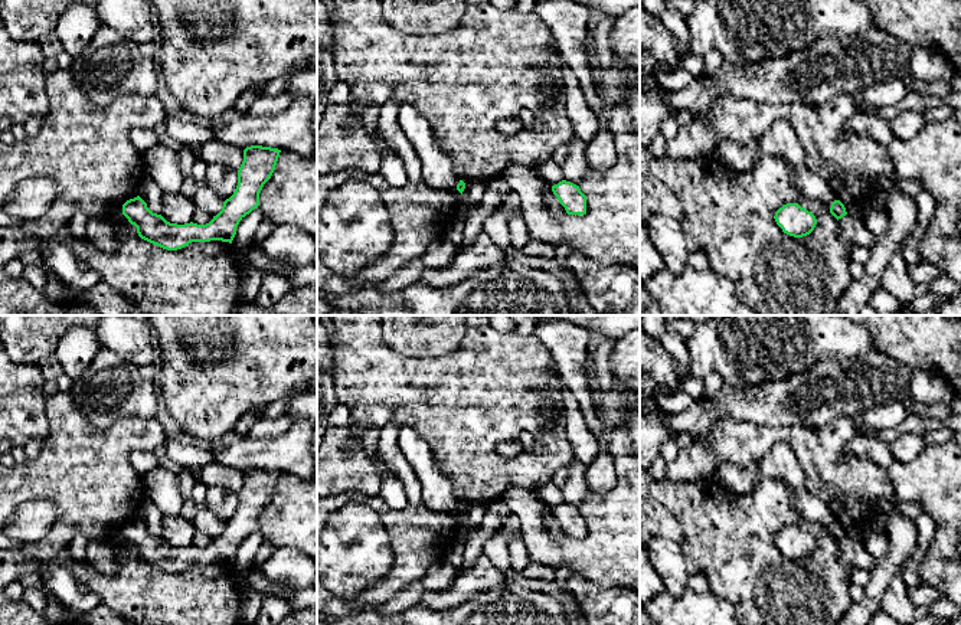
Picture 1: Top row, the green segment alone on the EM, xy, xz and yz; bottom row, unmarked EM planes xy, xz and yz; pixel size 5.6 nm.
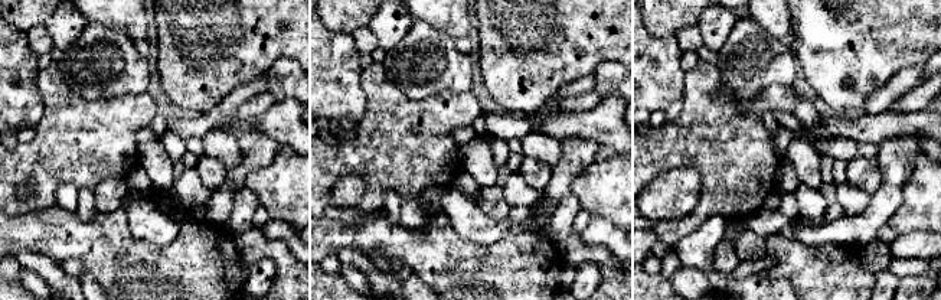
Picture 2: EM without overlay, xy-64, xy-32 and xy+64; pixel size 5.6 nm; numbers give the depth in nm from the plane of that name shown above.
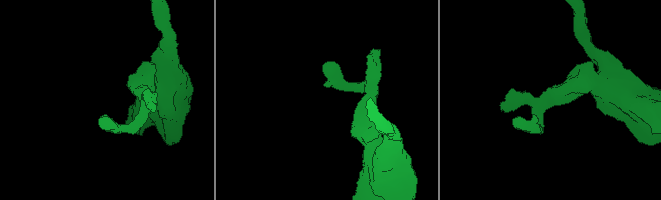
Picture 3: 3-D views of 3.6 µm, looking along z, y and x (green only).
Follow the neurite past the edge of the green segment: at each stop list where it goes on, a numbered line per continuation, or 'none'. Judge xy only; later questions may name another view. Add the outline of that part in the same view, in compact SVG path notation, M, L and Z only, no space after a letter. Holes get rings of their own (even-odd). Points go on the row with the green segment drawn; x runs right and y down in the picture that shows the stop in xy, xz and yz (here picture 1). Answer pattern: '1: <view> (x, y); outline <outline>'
none

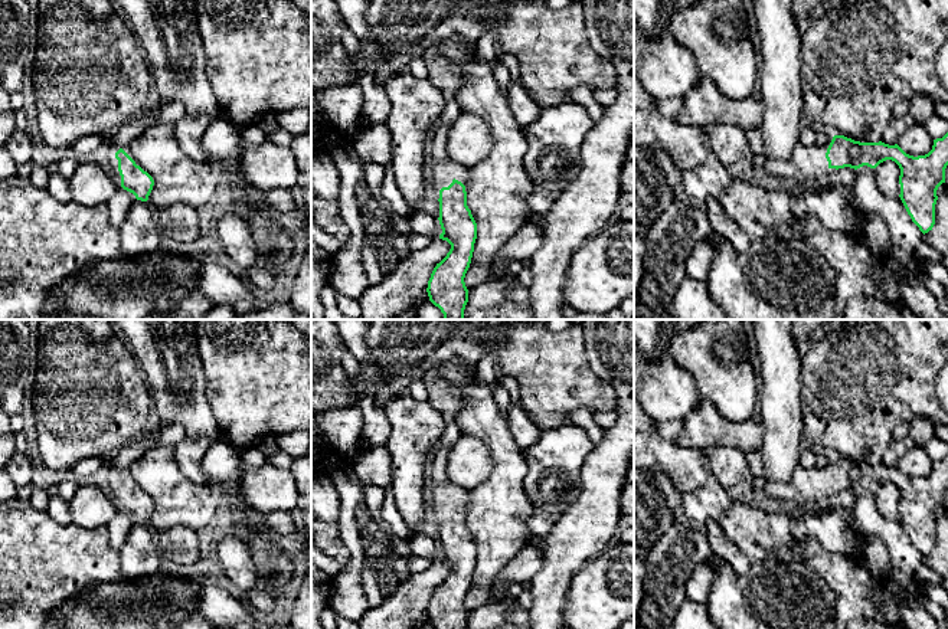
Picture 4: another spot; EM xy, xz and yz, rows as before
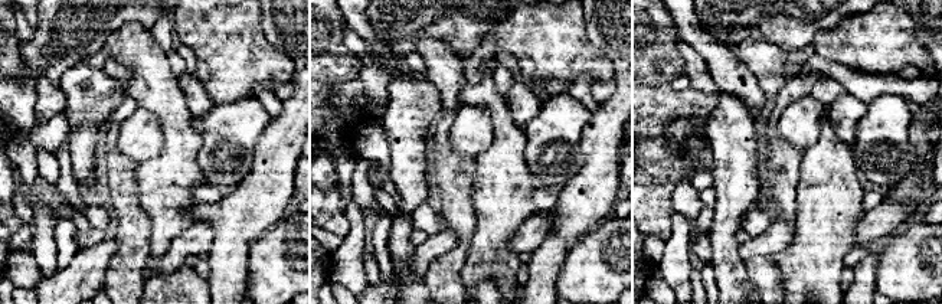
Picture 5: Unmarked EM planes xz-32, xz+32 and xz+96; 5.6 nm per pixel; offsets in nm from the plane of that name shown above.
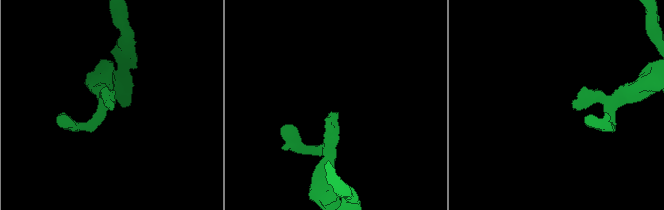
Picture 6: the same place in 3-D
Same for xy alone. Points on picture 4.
1: xy (114, 174); outline M112 144L109 147L111 147L111 153L109 153L109 166L111 166L111 170L109 170L108 176L112 180L112 183L117 186L117 189L122 189L121 187L121 176L120 176L120 171L118 171L118 160L115 158L115 153L120 148L122 148L134 161L135 161L135 158L134 158L130 147L120 147L117 144ZM135 161L135 164L138 166L137 161Z

